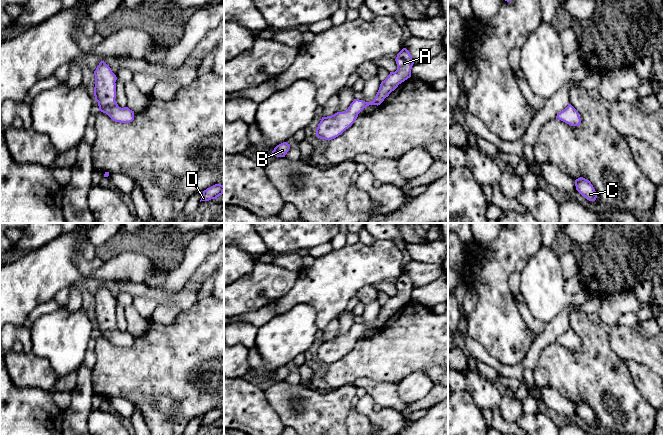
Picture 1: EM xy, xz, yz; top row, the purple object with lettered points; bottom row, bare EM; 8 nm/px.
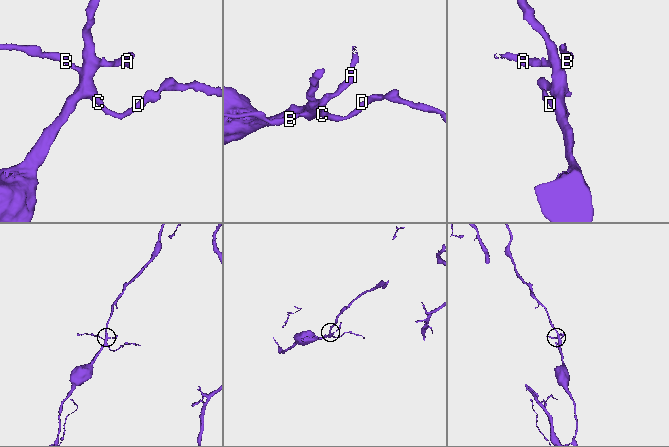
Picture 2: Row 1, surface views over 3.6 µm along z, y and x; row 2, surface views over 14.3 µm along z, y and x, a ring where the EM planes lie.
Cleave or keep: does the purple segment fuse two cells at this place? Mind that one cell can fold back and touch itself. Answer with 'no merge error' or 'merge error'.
no merge error

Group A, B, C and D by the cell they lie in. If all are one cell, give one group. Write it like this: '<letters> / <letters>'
A B C D

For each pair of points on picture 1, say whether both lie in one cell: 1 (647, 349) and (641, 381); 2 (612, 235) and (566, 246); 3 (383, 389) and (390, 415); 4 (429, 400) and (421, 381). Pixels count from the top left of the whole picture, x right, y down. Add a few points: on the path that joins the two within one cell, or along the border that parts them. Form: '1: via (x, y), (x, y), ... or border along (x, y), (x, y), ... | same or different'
1: border along (626, 359), (632, 359), (644, 364), (652, 372) | different
2: via (601, 246), (599, 248), (577, 248) | same
3: border along (382, 407), (394, 407), (402, 412) | different
4: border along (434, 384), (424, 396), (408, 404) | different

